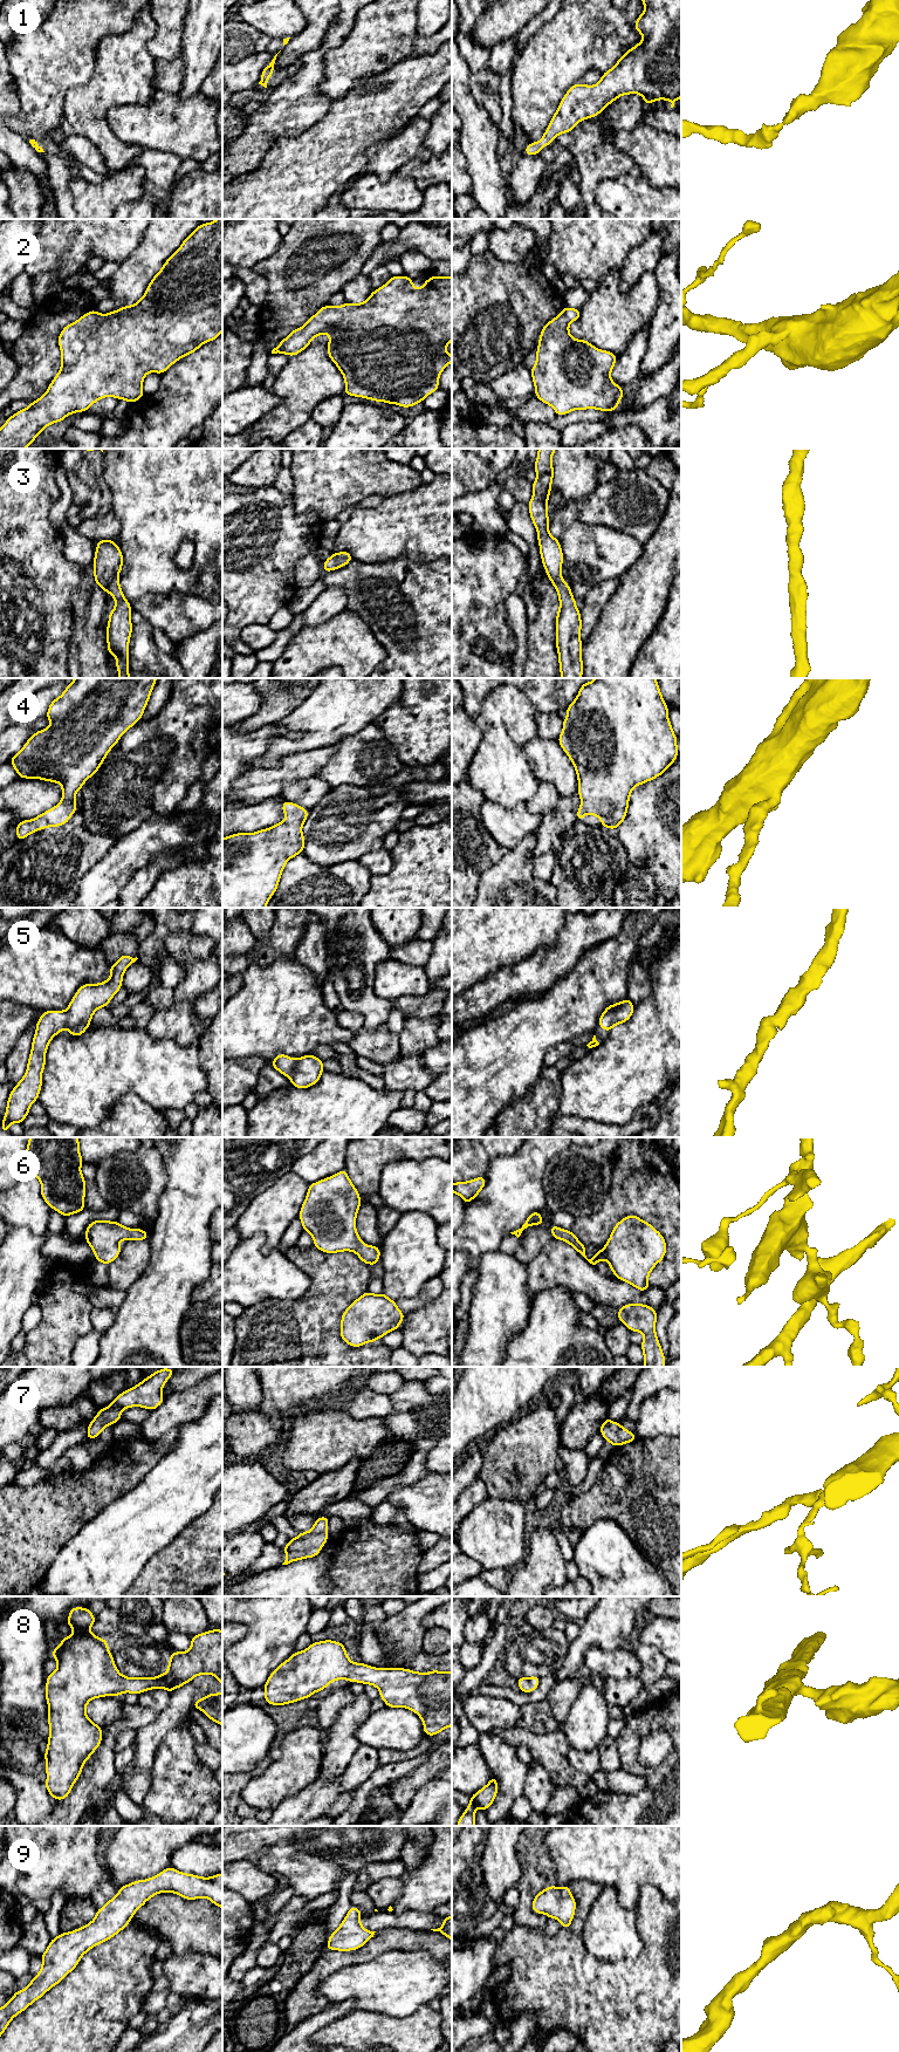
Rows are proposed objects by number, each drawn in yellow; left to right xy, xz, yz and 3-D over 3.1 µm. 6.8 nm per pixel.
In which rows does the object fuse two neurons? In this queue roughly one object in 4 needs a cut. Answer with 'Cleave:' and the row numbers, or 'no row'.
Cleave: no row

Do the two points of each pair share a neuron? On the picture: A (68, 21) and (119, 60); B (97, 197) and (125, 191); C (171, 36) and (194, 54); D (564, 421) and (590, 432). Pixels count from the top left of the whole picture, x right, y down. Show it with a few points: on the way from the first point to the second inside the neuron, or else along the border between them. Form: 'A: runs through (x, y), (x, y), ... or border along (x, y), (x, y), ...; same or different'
A: border along (122, 32), (101, 40), (93, 70); different
B: runs through (104, 197), (114, 191), (118, 191); same
C: border along (185, 16), (182, 53), (179, 55); different
D: border along (598, 421), (570, 423), (560, 431); different

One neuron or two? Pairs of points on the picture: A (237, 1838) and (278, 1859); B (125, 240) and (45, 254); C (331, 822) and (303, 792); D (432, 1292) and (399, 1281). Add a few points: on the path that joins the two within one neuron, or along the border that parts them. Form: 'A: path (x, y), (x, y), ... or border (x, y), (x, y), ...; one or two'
A: border (287, 1841), (274, 1844), (266, 1851); two
B: path (105, 240), (64, 241); one
C: border (331, 788), (310, 809); two
D: border (438, 1276), (416, 1294), (396, 1300); two

